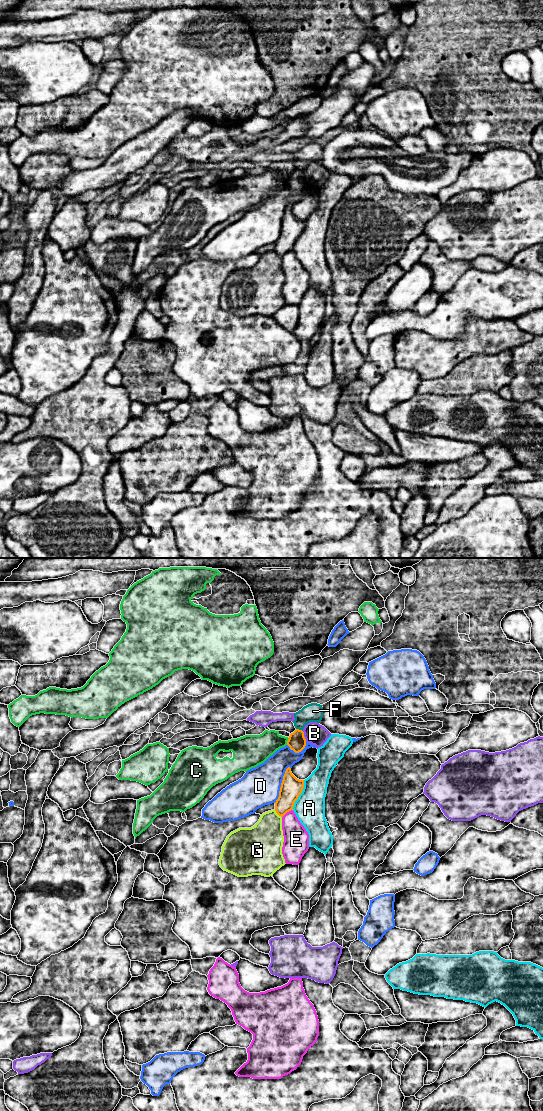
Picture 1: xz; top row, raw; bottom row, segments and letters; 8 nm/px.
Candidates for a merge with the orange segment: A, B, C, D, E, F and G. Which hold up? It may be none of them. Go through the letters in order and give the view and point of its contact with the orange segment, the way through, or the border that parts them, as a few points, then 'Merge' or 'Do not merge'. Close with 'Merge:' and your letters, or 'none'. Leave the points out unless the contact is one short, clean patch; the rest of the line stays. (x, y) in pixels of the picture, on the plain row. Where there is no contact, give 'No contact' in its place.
A: Touches orange at xz (299, 234). Do not merge
B: Touches orange at xz (303, 176). Boundary: xz (302, 171), (306, 180). Do not merge
C: Touches orange at xz (287, 181). Boundary: xz (289, 178), (286, 184). Do not merge
D: Touches orange at xz (281, 224). Do not merge
E: Touches orange at xz (287, 251). Do not merge
F: Touches orange at xz (298, 169). Boundary: xz (296, 168), (302, 171). Do not merge
G: Touches orange at xz (278, 254). Do not merge
Merge: none

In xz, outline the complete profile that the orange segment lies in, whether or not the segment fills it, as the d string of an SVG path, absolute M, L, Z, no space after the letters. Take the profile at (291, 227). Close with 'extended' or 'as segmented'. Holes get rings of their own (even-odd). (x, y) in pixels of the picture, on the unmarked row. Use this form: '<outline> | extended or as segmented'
M288 207L283 216L279 237L275 242L276 253L283 257L287 252L293 250L295 241L302 233L304 228L304 220L297 219Z | as segmented

